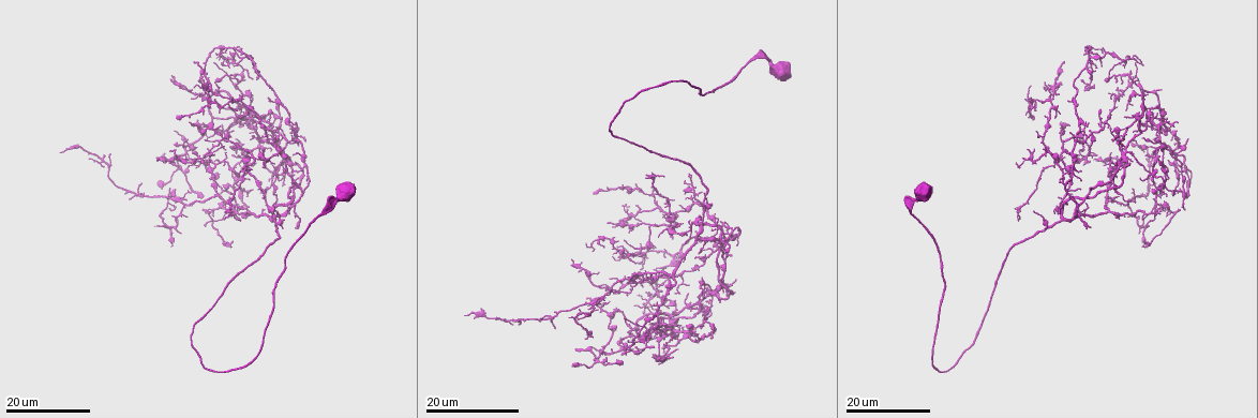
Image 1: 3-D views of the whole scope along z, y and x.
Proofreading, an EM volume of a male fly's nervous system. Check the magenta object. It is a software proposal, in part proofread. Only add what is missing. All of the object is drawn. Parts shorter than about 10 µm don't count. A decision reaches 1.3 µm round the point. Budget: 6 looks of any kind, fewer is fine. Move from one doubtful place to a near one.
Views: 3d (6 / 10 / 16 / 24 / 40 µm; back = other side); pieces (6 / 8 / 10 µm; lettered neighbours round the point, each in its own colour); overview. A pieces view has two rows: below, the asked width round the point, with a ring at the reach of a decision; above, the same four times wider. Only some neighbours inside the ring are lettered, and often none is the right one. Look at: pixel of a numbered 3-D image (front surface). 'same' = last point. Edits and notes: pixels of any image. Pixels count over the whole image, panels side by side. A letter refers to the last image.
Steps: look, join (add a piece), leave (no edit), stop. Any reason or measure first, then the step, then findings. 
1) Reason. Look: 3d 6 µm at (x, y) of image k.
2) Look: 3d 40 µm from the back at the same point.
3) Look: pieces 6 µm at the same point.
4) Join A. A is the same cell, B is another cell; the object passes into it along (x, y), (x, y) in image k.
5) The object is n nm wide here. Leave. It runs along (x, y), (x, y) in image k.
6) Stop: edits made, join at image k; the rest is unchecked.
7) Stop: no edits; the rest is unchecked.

Branch stops here. Look: 3d 16 µm at (204, 210) of image 1.

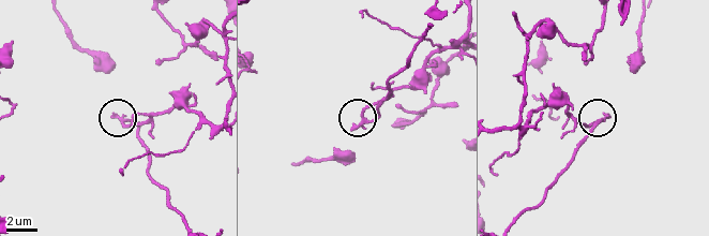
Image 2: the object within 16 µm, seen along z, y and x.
Look: 3d 10 µm at (114, 114) of image 2.

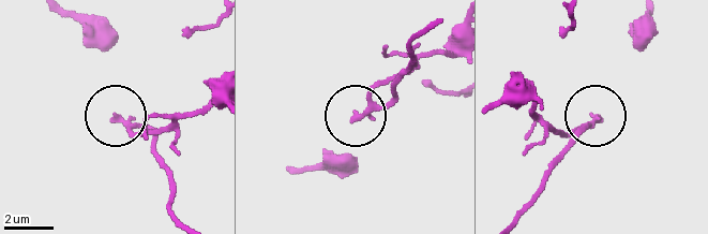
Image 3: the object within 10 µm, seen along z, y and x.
See the neighbours. Look: pieces 10 µm at (354, 119) of image 3.

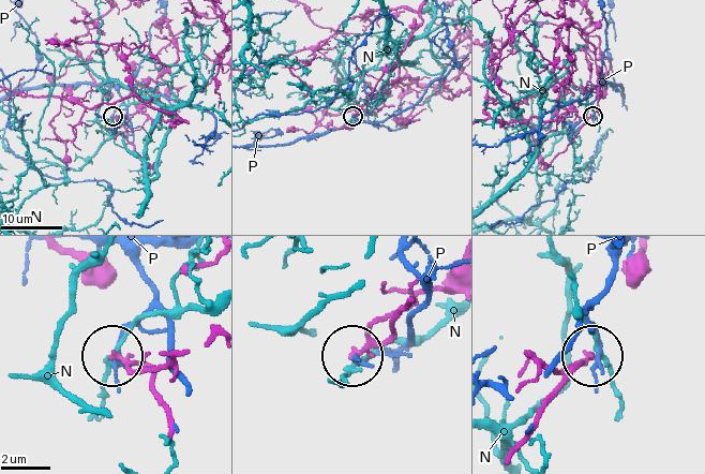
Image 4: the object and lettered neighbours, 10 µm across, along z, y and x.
Leave. N and P are other cells; it runs along (169, 360), (126, 367), (116, 356) in image 4; none of them fits.

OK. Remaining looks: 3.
Branch stops here. Look: 3d 16 µm at (573, 348) of image 1.

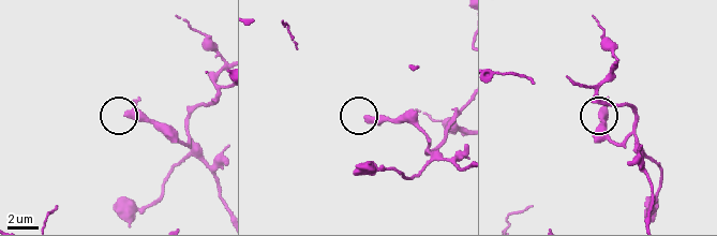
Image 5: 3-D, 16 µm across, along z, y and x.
Look: pieces 10 µm at (126, 113) of image 5.

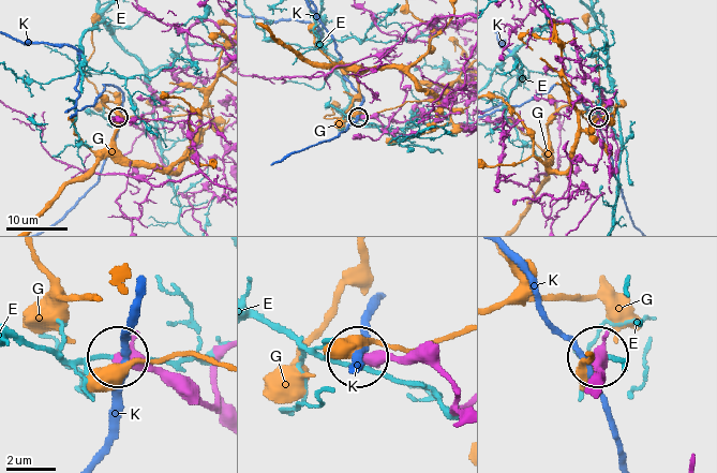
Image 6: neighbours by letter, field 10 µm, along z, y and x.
Leave. E, G and K are other cells; none of them fits.

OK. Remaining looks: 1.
Stop: no edits; the rest is unchecked.

